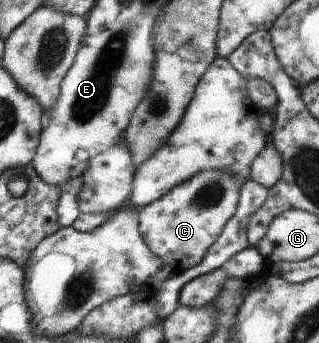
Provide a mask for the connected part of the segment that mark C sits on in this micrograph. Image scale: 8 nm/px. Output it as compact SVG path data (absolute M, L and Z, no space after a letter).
M204 170L176 186L171 194L140 210L140 232L148 246L177 273L196 266L234 216L242 184L226 170Z

